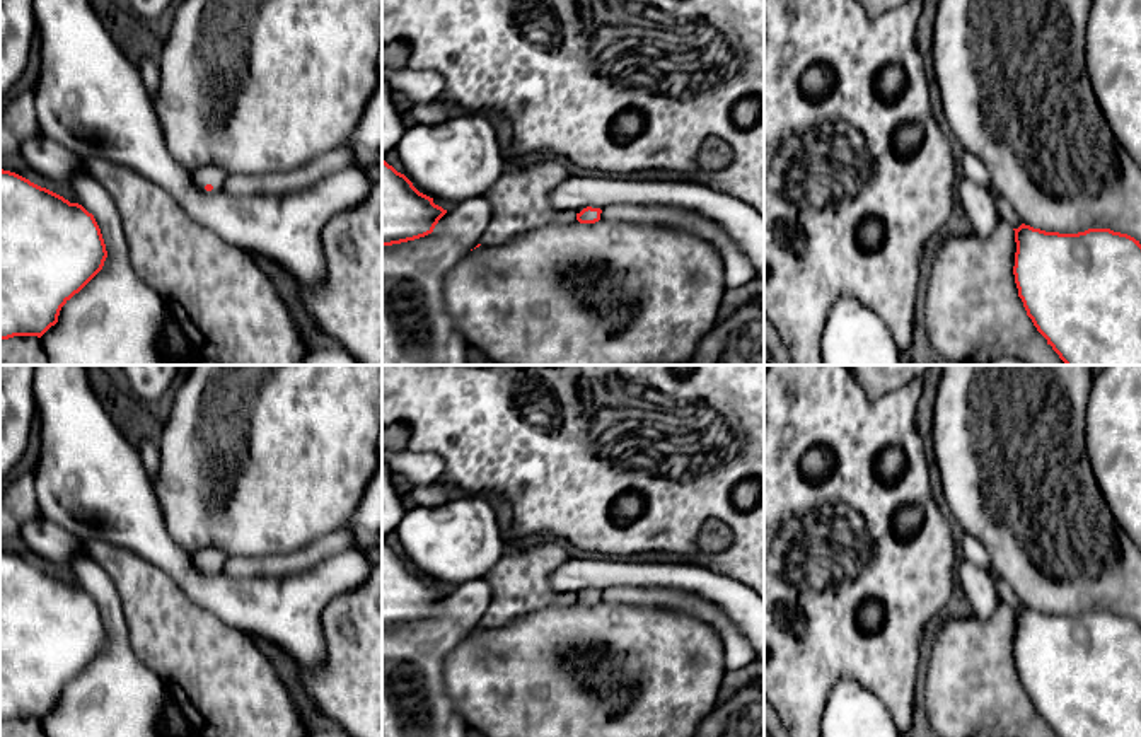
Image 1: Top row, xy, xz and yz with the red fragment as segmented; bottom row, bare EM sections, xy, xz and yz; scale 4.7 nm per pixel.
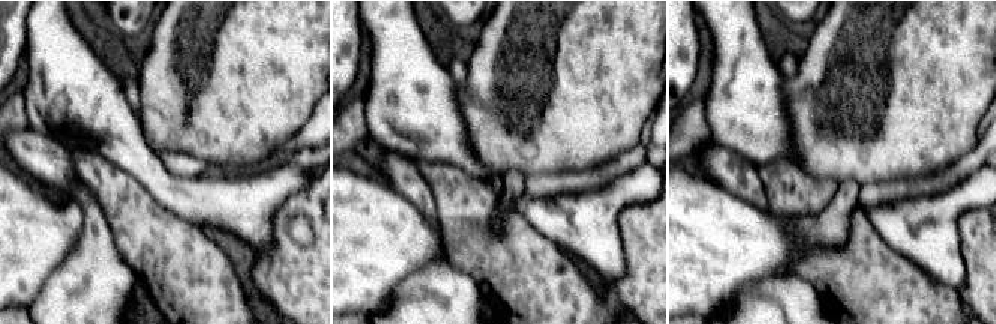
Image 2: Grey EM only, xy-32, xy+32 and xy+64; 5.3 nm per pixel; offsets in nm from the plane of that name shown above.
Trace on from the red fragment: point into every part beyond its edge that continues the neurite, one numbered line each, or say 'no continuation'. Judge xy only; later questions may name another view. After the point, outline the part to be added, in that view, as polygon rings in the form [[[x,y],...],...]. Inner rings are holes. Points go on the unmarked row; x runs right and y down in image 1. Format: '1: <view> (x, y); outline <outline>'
1: xy (207, 557); outline [[[201,548],[193,554],[194,565],[205,572],[206,566],[211,566],[213,572],[218,572],[227,563],[227,554],[222,549],[217,548]]]

